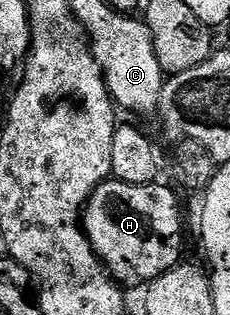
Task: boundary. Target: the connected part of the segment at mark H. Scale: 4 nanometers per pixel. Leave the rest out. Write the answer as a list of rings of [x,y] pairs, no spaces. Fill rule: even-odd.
[[[109,179],[92,192],[92,197],[84,206],[84,233],[92,244],[92,250],[100,256],[100,261],[121,286],[147,286],[163,273],[168,273],[181,264],[180,252],[184,249],[184,213],[180,210],[180,201],[176,198],[175,191],[160,184],[139,185]]]

